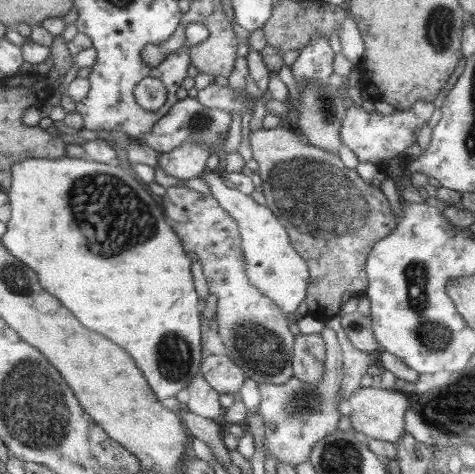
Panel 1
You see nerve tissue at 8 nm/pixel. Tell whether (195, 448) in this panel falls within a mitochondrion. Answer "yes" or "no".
no

